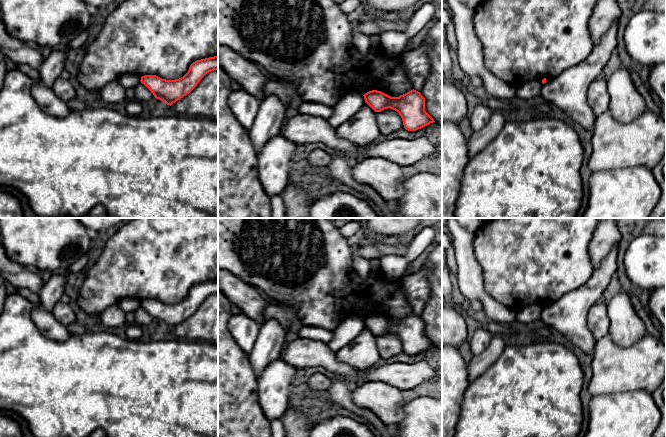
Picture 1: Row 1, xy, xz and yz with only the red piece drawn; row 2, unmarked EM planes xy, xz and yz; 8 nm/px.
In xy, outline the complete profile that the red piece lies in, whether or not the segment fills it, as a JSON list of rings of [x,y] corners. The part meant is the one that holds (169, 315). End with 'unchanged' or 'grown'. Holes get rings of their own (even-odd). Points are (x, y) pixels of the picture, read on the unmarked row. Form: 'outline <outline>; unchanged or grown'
outline [[[218,280],[193,286],[188,296],[179,303],[166,304],[156,299],[145,299],[141,301],[140,305],[156,323],[171,330],[189,318],[207,297],[214,294],[218,294]]]; unchanged

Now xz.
outline [[[414,313],[399,321],[391,321],[377,314],[369,315],[363,320],[365,327],[375,336],[388,332],[397,335],[408,355],[416,355],[435,346],[425,335],[425,322]]]; unchanged

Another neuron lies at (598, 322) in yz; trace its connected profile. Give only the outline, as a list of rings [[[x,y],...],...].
[[[598,301],[590,307],[587,313],[587,325],[596,340],[608,335],[610,320],[607,314],[607,303]]]

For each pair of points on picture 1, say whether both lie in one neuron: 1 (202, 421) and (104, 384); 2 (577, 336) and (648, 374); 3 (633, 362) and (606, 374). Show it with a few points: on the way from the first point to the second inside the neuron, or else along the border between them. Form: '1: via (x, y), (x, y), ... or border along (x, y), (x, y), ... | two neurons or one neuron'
1: via (178, 415), (163, 403), (128, 388) | one neuron
2: border along (597, 340), (591, 354) | two neurons
3: via (626, 369), (615, 369), (613, 371) | one neuron

